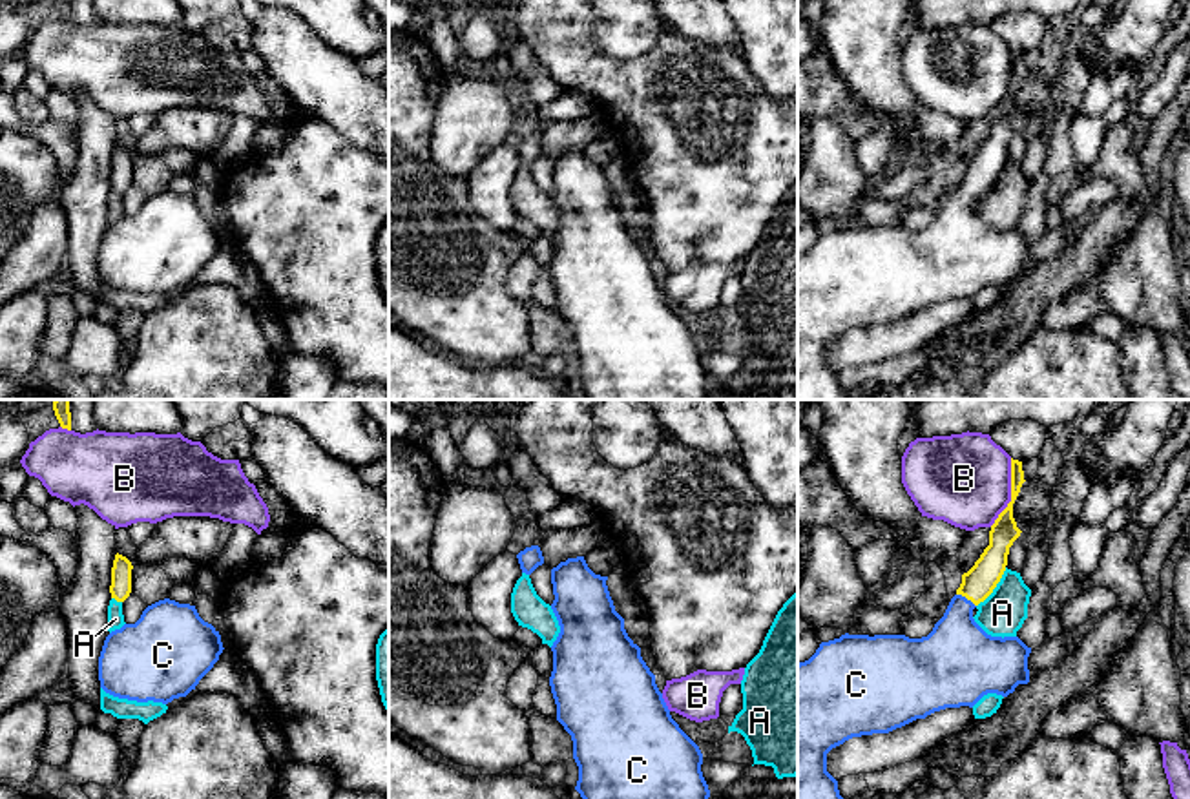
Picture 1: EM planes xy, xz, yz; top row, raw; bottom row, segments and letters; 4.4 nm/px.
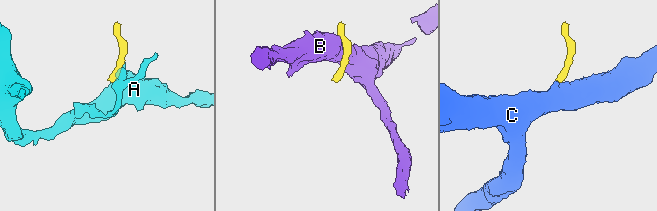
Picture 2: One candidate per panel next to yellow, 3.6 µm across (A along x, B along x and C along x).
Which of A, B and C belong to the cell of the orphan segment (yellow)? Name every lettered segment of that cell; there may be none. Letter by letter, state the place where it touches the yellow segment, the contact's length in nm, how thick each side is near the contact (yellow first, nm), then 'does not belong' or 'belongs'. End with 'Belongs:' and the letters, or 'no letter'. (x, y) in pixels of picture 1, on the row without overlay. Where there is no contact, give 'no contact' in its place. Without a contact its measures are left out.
A: meets yellow in yz at (995, 177); contact 220 nm long; 140 nm thick on the yellow side, 200 nm on the other; does not belong
B: meets yellow in yz at (1012, 84); contact 320 nm long; 120 nm thick on the yellow side, 400 nm on the other; does not belong
C: meets yellow in yz at (966, 188); contact 110 nm long; 140 nm thick on the yellow side, 300 nm on the other; belongs
Belongs: C

